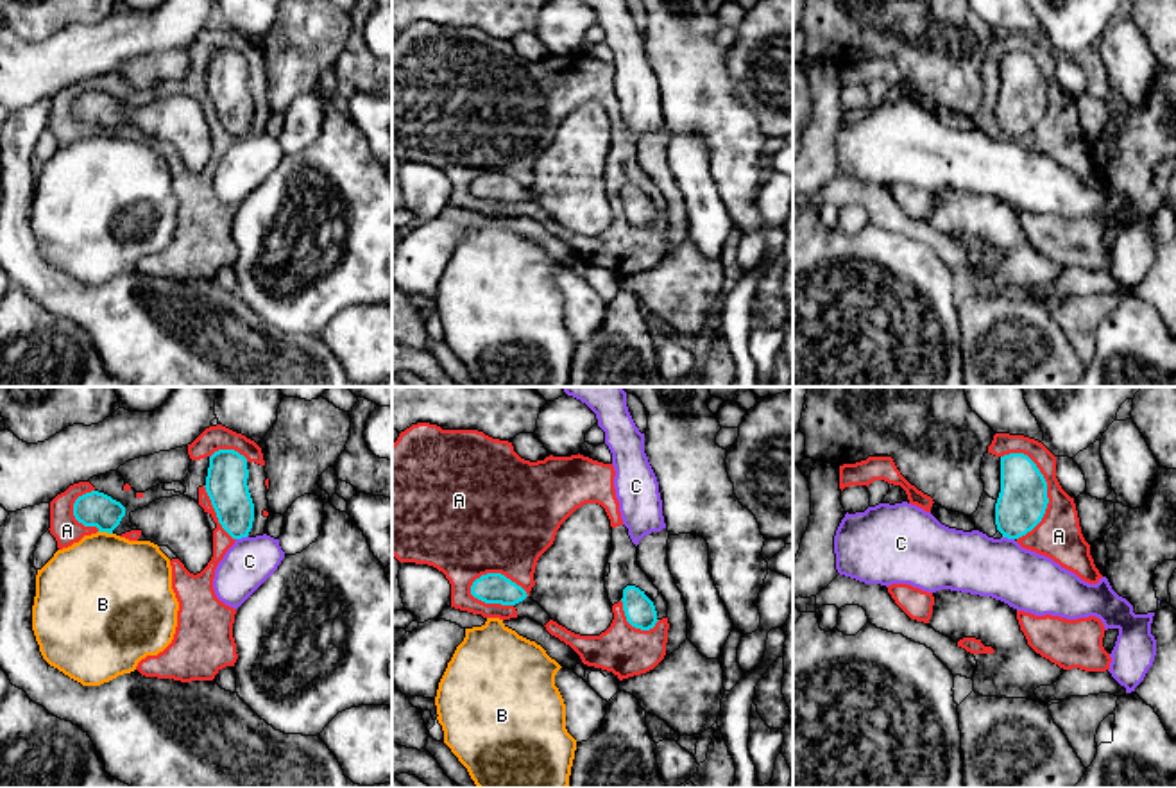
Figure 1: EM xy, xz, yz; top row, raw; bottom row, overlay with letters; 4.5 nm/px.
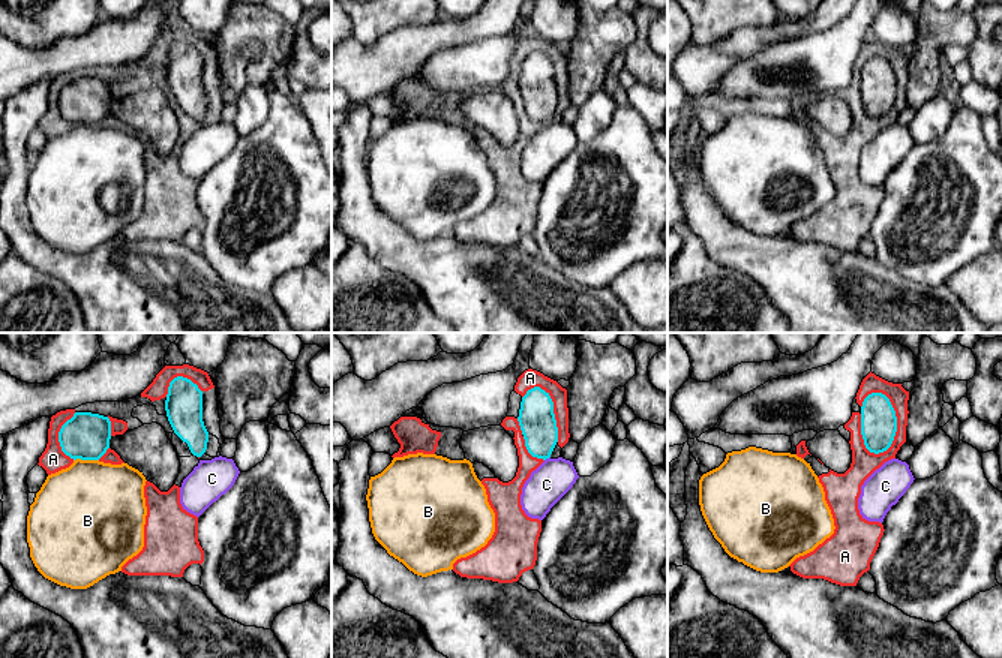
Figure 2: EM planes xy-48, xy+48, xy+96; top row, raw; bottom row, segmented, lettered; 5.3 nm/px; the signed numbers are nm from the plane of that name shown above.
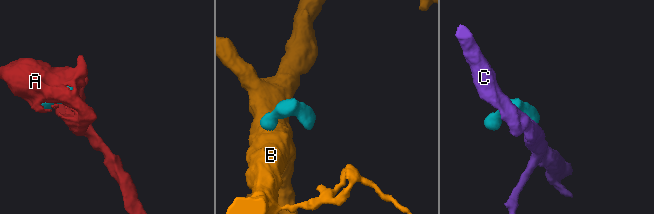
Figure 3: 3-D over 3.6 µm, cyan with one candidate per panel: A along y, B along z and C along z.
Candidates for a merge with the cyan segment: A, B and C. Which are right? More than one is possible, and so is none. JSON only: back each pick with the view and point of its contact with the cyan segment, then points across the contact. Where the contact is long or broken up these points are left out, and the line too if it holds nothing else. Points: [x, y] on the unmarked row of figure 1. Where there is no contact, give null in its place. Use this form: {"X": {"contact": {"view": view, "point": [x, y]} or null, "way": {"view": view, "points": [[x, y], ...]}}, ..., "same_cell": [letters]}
{"same_cell": []}

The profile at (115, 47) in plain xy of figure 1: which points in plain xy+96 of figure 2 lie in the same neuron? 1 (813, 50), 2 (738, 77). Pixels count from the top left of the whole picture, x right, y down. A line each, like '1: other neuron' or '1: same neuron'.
1: other neuron
2: other neuron

